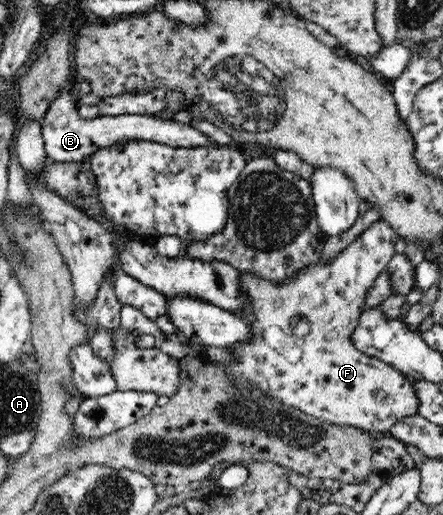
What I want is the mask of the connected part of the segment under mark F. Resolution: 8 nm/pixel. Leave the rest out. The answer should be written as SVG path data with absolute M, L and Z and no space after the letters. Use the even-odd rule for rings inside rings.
M379 220L373 222L365 231L362 231L362 233L357 236L357 239L349 243L345 249L341 249L341 253L337 253L337 255L333 257L333 261L329 261L329 263L320 263L319 259L317 263L313 263L313 265L309 265L309 267L303 267L297 275L293 275L293 277L281 281L281 284L277 284L276 281L265 281L260 277L255 277L252 273L240 273L239 280L241 280L242 290L244 291L244 295L246 295L246 299L248 299L248 303L250 303L250 307L245 308L241 316L243 316L243 320L248 323L250 329L252 329L251 334L253 334L253 339L249 339L249 341L245 341L245 343L239 343L240 345L229 347L232 349L232 352L238 354L238 362L232 367L225 366L224 370L229 374L232 385L235 385L235 390L246 388L247 386L257 386L257 388L261 388L261 392L265 392L267 396L273 396L278 402L297 408L303 413L317 417L326 423L339 425L341 427L353 427L375 435L387 434L387 432L393 428L393 425L397 424L397 421L400 421L403 417L417 414L419 398L417 398L417 394L415 393L415 386L411 384L411 379L403 375L400 371L397 371L393 366L389 366L379 359L361 353L360 350L357 350L357 347L353 346L351 338L364 312L365 297L369 289L373 287L373 282L379 277L379 274L386 269L391 258L395 255L395 243L397 243L397 240L398 235L395 233L395 230L386 221ZM301 321L307 321L307 323L305 323L305 325L307 325L307 333L297 335L295 327L297 327Z

